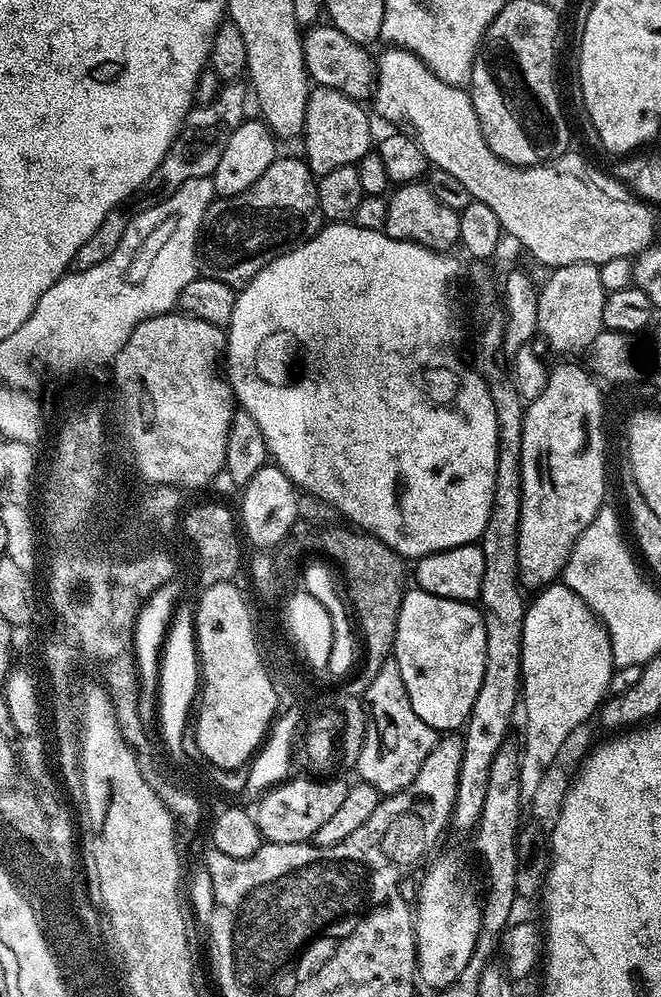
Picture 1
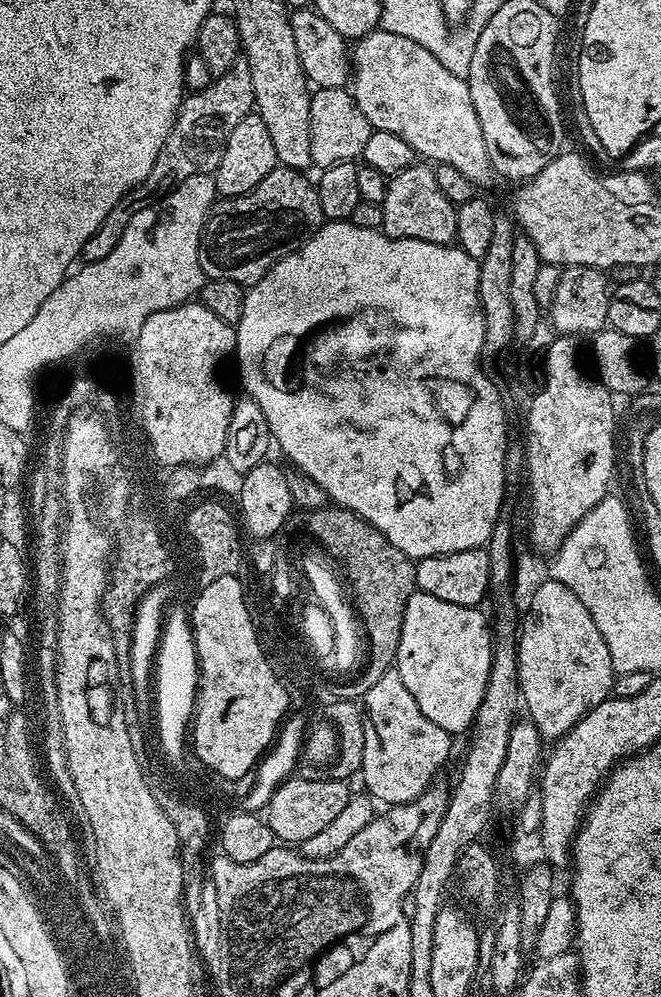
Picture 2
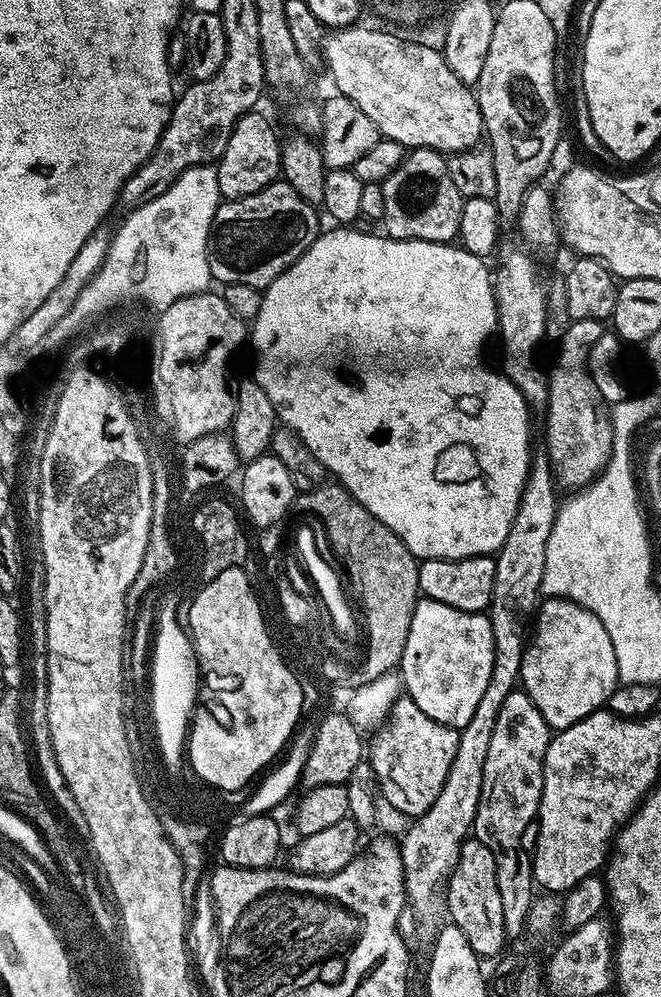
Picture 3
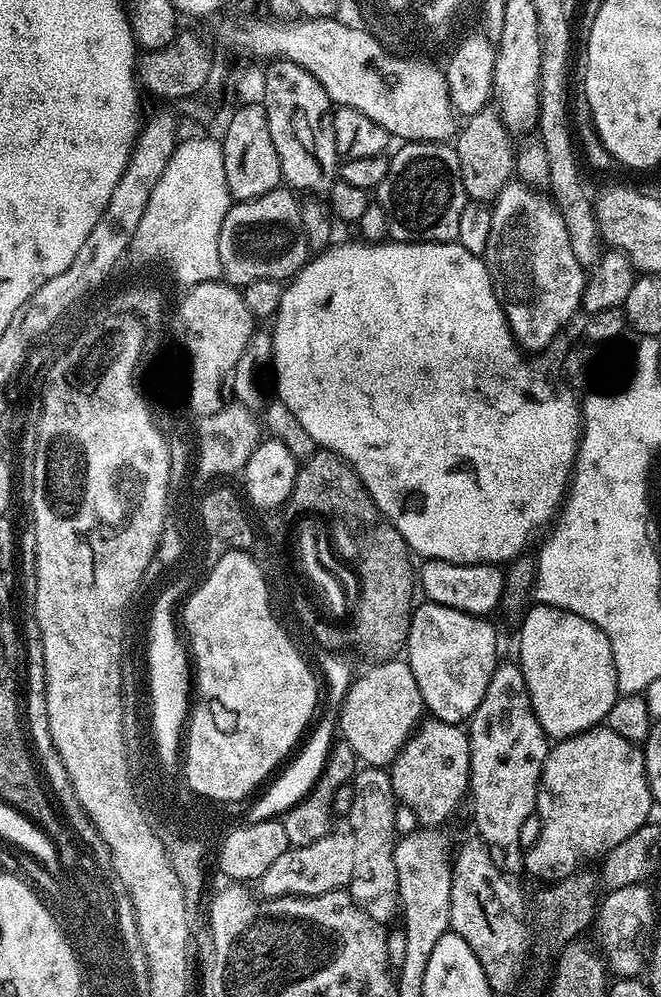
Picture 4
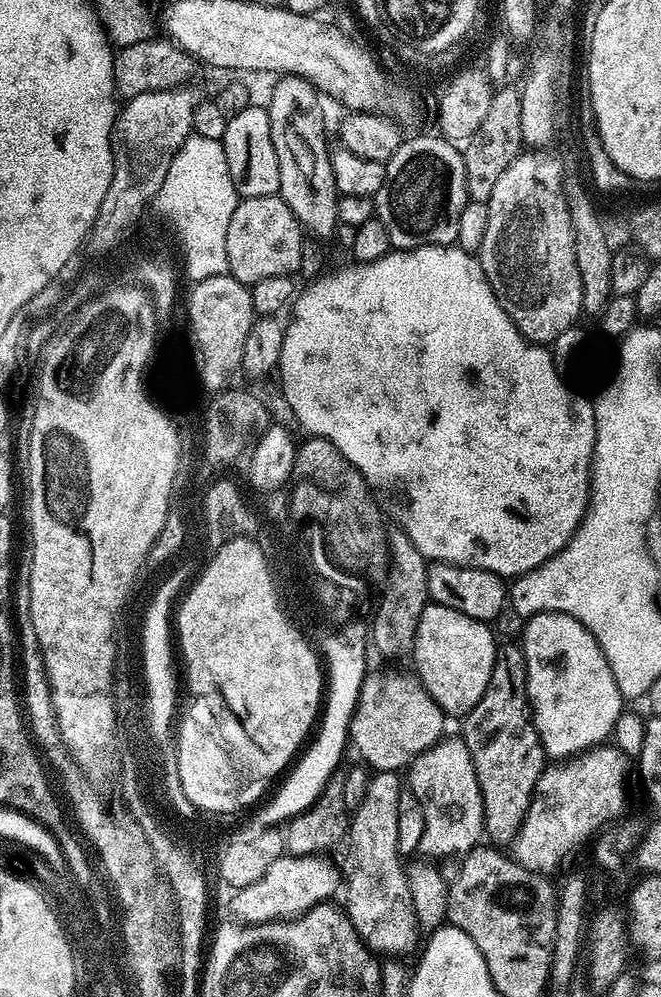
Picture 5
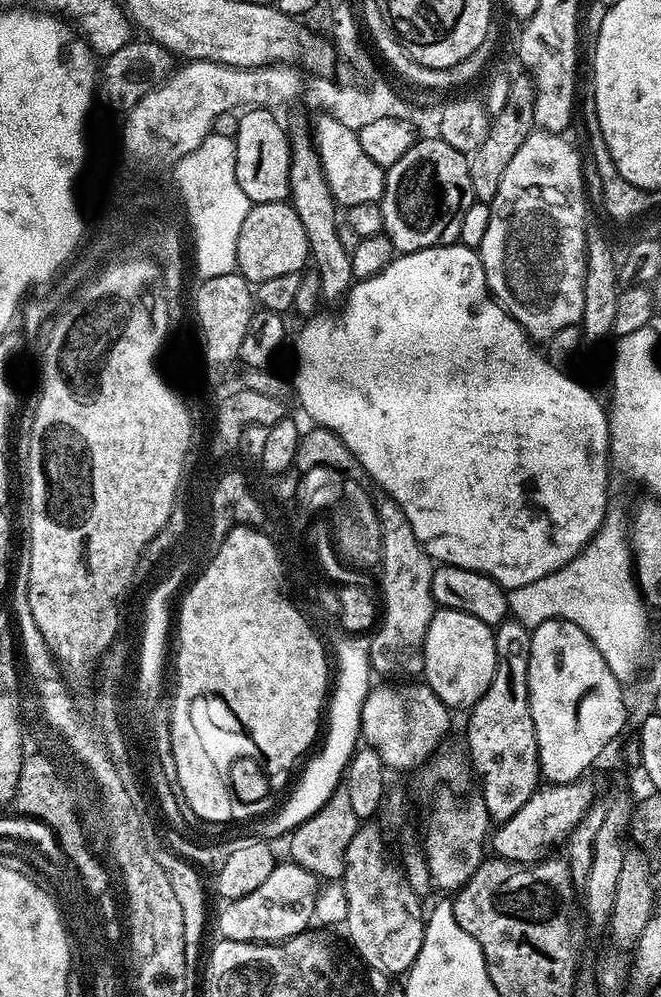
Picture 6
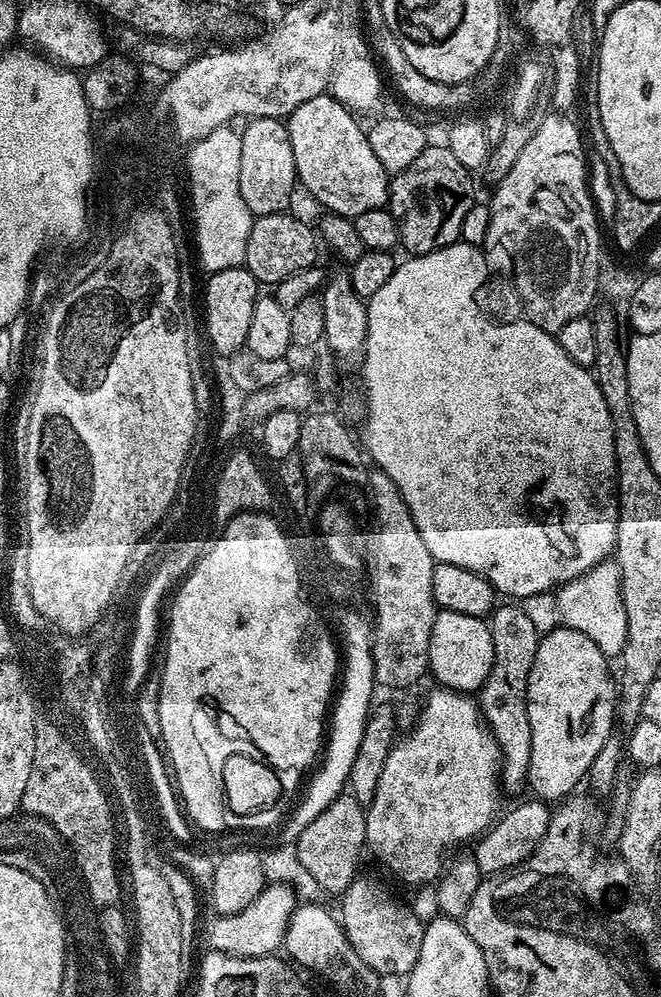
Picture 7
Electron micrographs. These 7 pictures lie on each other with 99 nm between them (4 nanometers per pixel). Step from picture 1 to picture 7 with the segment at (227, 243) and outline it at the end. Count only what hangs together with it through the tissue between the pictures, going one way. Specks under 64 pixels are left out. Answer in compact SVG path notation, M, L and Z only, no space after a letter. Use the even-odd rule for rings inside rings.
M287 211L266 214L253 219L250 238L246 242L246 258L243 267L250 274L254 274L257 285L275 286L282 282L282 278L290 278L303 268L311 268L317 263L316 240L317 233L304 220L296 216L288 216Z

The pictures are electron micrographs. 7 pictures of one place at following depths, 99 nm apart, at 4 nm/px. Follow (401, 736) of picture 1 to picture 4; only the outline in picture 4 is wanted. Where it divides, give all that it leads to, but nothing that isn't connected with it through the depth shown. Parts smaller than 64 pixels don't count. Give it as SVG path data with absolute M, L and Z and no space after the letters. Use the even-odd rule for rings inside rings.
M428 718L428 721L425 719L423 723L419 725L412 732L408 740L405 742L404 747L401 749L399 753L395 756L394 761L392 761L390 765L390 775L392 777L392 785L394 786L394 794L396 795L397 801L401 805L409 807L410 810L414 812L417 816L419 823L424 826L440 826L440 823L443 822L444 819L447 818L448 815L451 814L452 811L455 810L456 807L460 804L460 799L465 799L466 793L469 791L468 786L468 771L470 770L470 746L468 745L468 734L467 731L459 724L447 724L446 722L442 722L441 720L435 718Z

